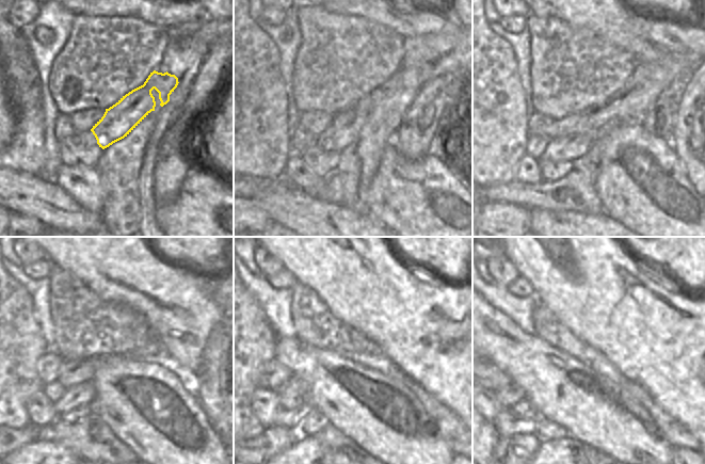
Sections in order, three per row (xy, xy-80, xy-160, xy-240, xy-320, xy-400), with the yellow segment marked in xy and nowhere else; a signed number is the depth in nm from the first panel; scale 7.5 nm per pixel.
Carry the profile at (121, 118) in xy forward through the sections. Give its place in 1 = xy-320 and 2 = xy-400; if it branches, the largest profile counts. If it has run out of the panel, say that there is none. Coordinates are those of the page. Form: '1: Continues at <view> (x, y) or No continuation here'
1: Continues at xy-320 (288, 418)
2: Continues at xy-400 (507, 425)

